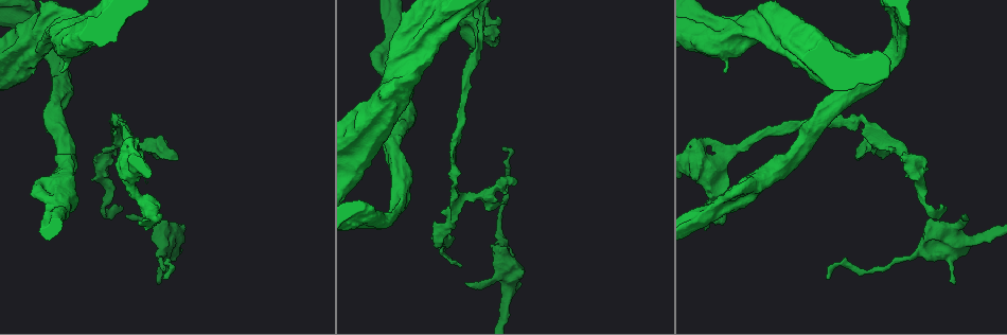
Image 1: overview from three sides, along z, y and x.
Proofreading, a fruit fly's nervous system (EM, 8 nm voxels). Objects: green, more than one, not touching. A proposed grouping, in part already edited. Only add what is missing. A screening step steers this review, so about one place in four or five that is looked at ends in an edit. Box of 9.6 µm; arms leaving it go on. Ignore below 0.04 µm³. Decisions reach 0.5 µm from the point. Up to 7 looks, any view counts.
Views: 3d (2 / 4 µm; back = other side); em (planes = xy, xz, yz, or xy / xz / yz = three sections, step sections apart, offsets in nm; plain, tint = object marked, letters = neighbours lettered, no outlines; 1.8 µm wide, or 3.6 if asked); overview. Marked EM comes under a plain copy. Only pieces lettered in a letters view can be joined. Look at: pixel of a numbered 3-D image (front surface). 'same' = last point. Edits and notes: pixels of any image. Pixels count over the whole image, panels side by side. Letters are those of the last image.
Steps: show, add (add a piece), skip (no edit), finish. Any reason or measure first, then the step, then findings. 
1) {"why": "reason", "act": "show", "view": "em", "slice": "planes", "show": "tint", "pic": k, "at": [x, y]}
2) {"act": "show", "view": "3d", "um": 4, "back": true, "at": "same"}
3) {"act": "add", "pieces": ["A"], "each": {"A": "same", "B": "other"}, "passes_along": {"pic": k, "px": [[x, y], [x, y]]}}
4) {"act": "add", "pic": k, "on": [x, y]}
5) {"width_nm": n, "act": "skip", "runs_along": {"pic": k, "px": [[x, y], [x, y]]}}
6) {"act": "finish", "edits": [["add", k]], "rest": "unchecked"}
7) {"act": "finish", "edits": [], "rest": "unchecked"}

{"why": "tapers out", "act": "show", "view": "em", "slice": "planes", "show": "letters", "pic": 1, "at": [829, 278]}

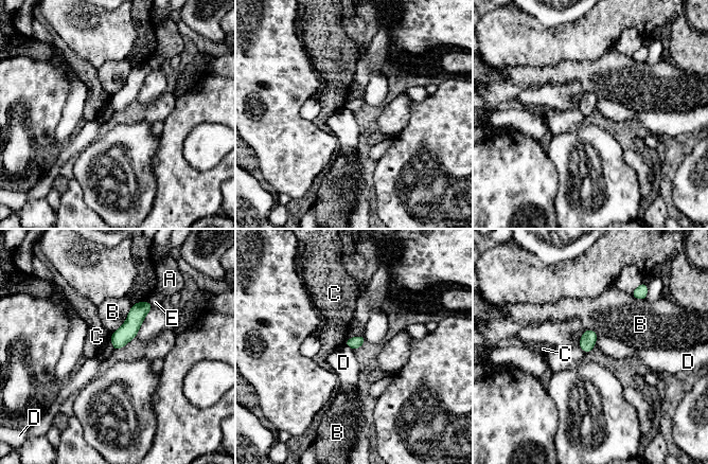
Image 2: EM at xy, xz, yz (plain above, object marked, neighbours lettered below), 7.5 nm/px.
{"act": "skip", "each": {"A": "other", "B": "other", "C": "other", "D": "other", "E": "other"}, "border": {"pic": 2, "px": [[598, 336], [594, 346]]}, "found": "no lettered piece goes on from it"}

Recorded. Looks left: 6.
{"why": "calibre changes", "act": "show", "view": "3d", "um": 2, "pic": 1, "at": [446, 240]}

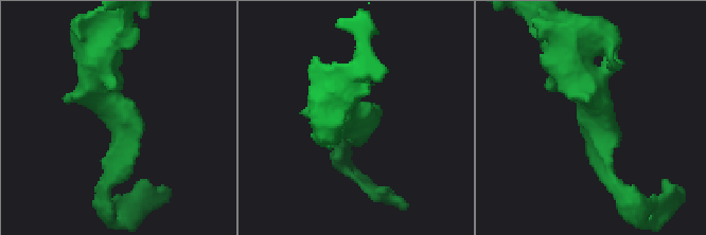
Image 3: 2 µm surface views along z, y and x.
{"why": "shape alone is not enough", "act": "show", "view": "em", "slice": "planes", "show": "letters", "pic": 3, "at": [112, 106]}

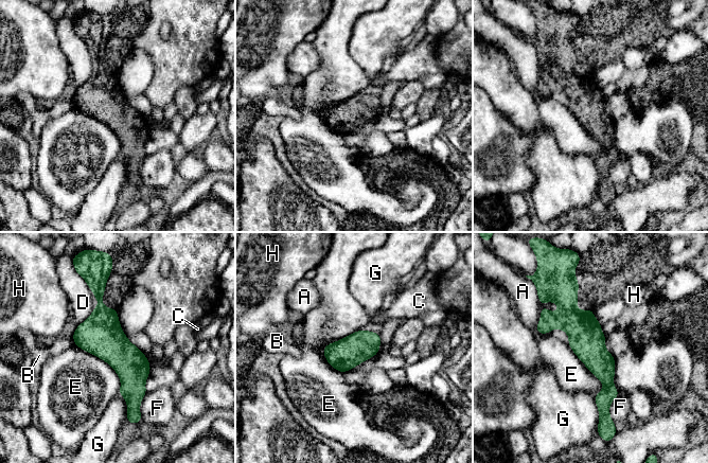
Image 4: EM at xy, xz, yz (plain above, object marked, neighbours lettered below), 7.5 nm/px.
{"longest_contact_nm": ["E", 380], "act": "skip", "each": {"A": "other", "B": "other", "C": "other", "D": "other", "E": "other", "F": "other", "G": "other", "H": "other"}, "border": {"pic": 4, "px": [[360, 328], [324, 346], [337, 371]]}, "found": "none of them fits"}

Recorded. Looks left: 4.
{"why": "two arms in line, one across", "act": "show", "view": "em", "slice": "xz", "step": 4, "show": "tint", "pic": 1, "at": [456, 195]}

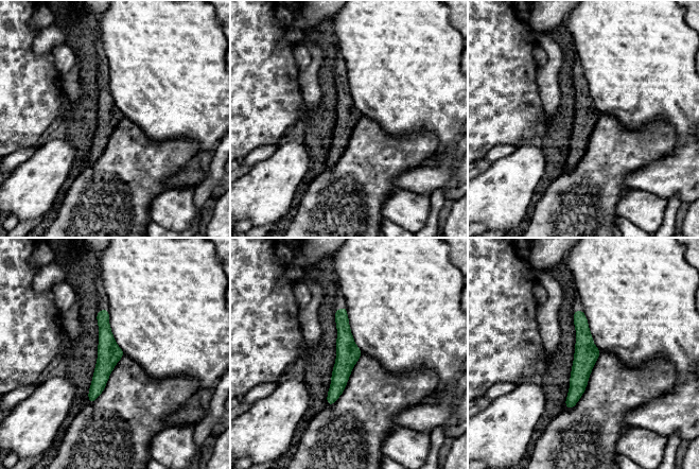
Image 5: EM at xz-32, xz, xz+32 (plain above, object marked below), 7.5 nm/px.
{"act": "show", "view": "em", "slice": "planes", "show": "letters", "at": "same"}

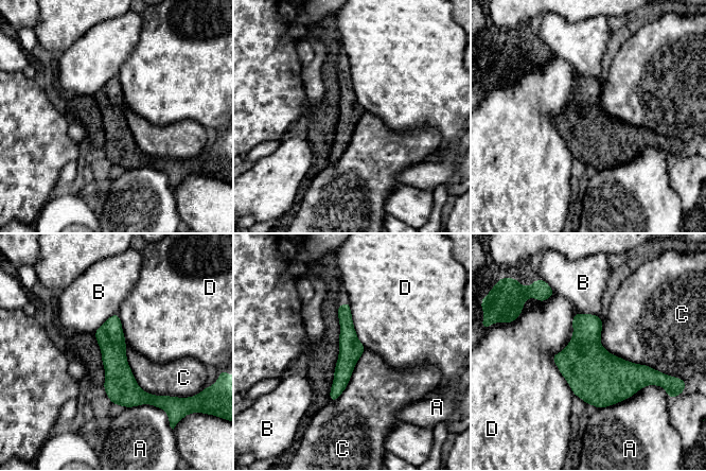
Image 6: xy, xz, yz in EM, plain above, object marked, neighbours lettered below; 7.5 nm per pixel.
{"act": "skip", "each": {"A": "other", "B": "other", "C": "other", "D": "other"}, "border": {"pic": 6, "px": [[602, 320], [607, 351], [660, 372]]}, "found": "no lettered piece goes on from it"}

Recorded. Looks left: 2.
{"act": "finish", "edits": [], "rest": "unchecked"}

